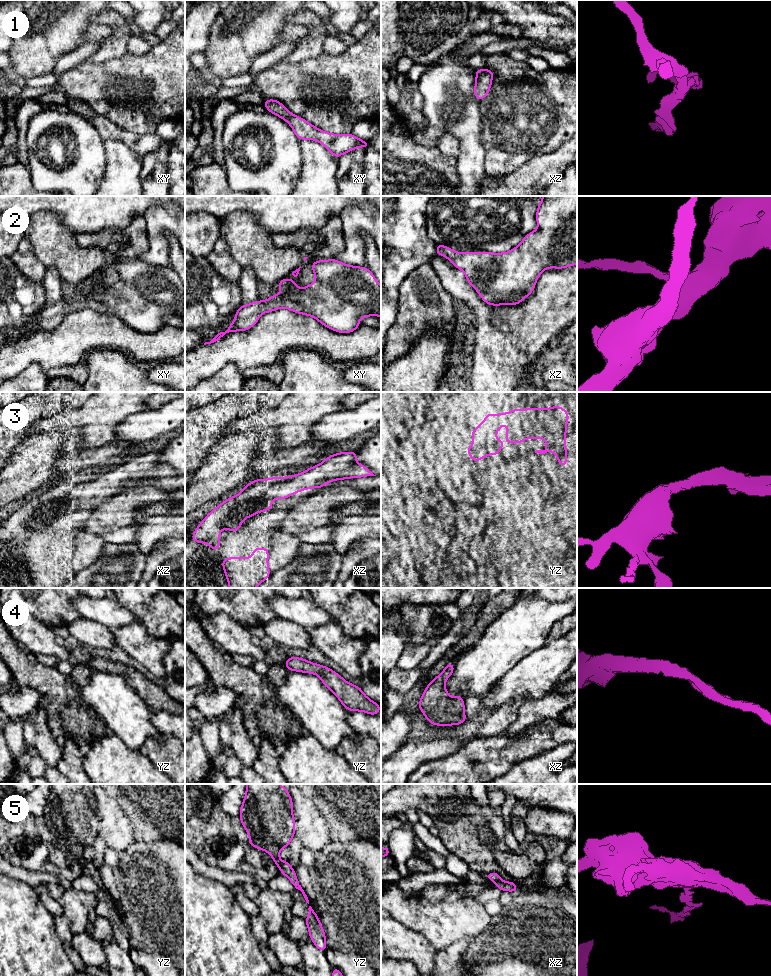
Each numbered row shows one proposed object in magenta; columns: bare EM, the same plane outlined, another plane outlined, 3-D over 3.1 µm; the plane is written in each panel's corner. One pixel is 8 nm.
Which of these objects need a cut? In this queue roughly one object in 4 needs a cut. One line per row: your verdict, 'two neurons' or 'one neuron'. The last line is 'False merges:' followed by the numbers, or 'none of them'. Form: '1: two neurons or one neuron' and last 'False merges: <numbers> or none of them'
1: one neuron
2: one neuron
3: one neuron
4: one neuron
5: two neurons
False merges: 5

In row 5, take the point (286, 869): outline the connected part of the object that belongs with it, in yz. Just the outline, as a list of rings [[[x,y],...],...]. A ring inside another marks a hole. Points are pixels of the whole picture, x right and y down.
[[[289,861],[283,862],[280,868],[280,872],[287,876],[290,882],[294,885],[294,887],[298,890],[300,890],[306,900],[306,902],[309,904],[309,900],[307,895],[305,894],[304,890],[302,889],[297,877],[295,870],[292,869]]]

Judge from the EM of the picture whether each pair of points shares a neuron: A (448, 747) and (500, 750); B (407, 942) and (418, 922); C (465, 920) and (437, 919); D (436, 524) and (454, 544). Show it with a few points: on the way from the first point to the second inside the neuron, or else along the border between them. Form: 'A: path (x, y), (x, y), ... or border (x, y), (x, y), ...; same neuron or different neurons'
A: border (466, 741), (455, 752), (438, 757); different neurons
B: border (393, 919), (420, 933), (432, 945); different neurons
C: path (458, 920), (444, 920); same neuron
D: border (455, 533), (445, 547); different neurons

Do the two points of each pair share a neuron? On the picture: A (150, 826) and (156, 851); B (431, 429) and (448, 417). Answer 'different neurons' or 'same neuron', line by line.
A: different neurons
B: same neuron

